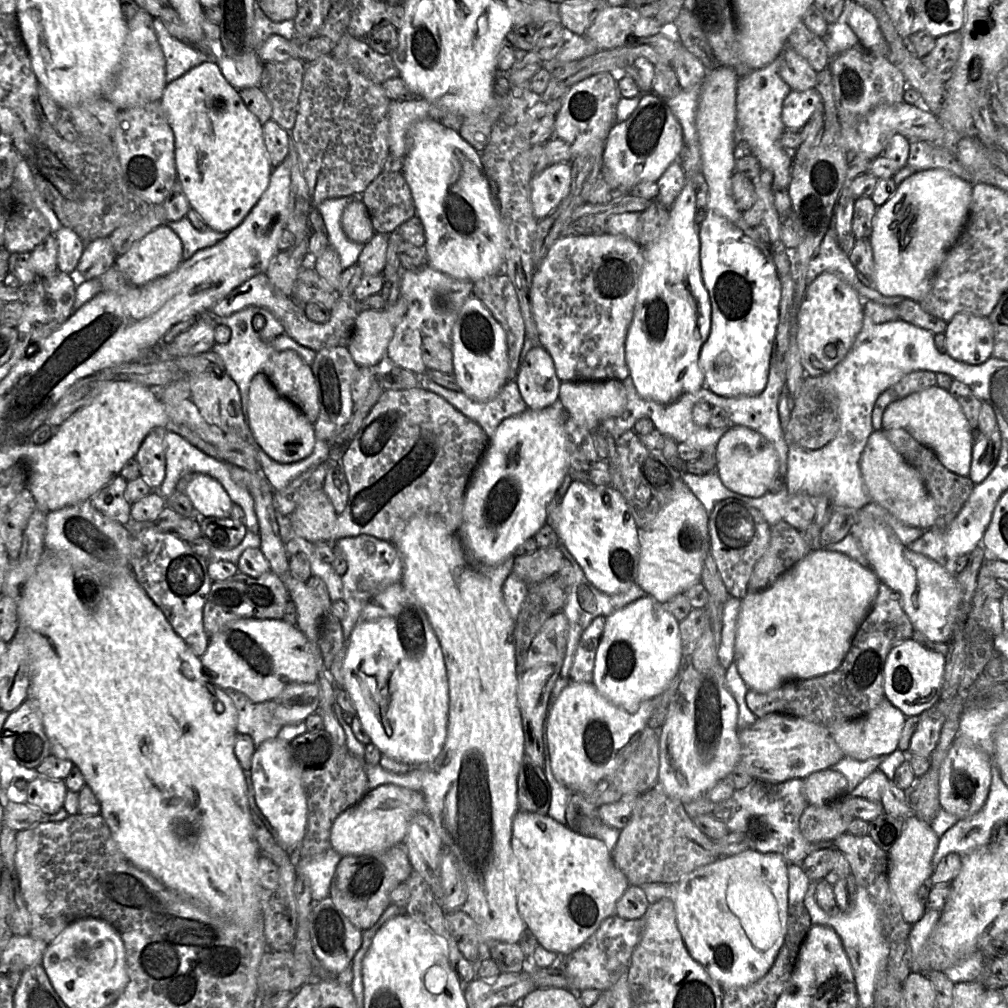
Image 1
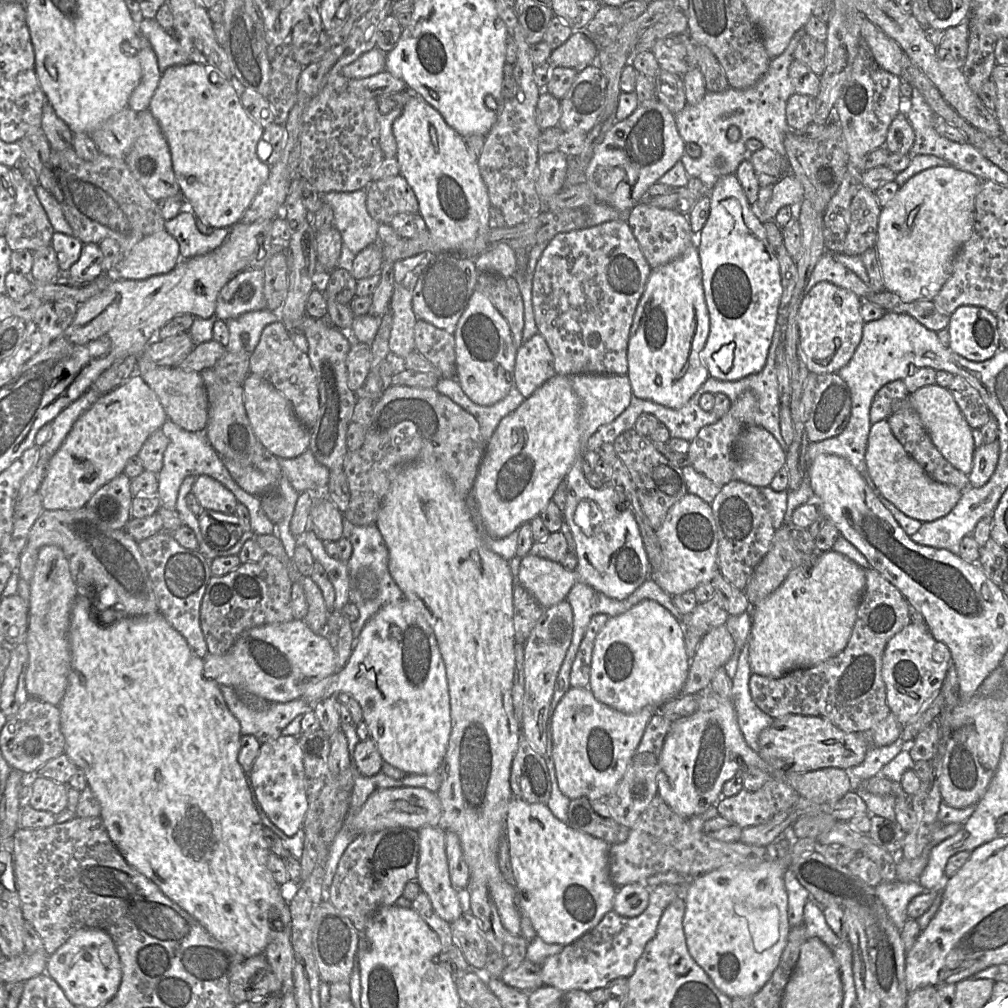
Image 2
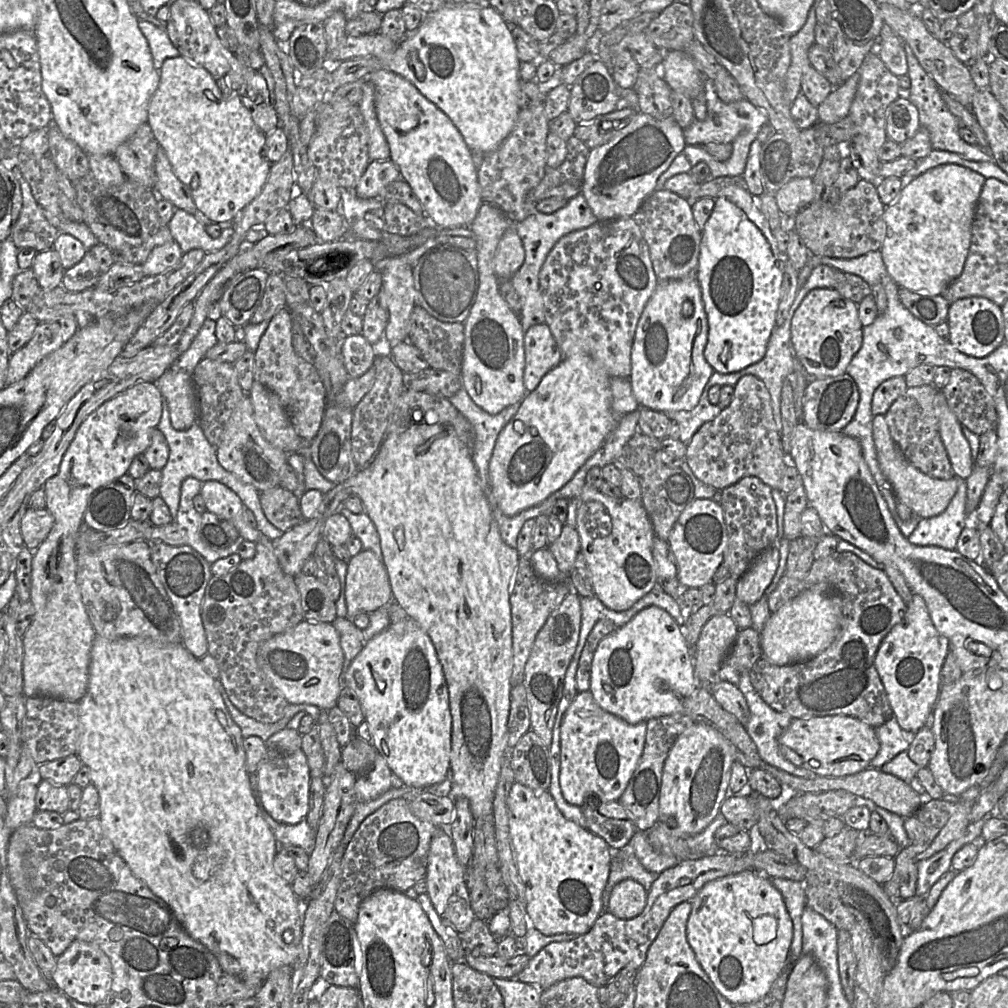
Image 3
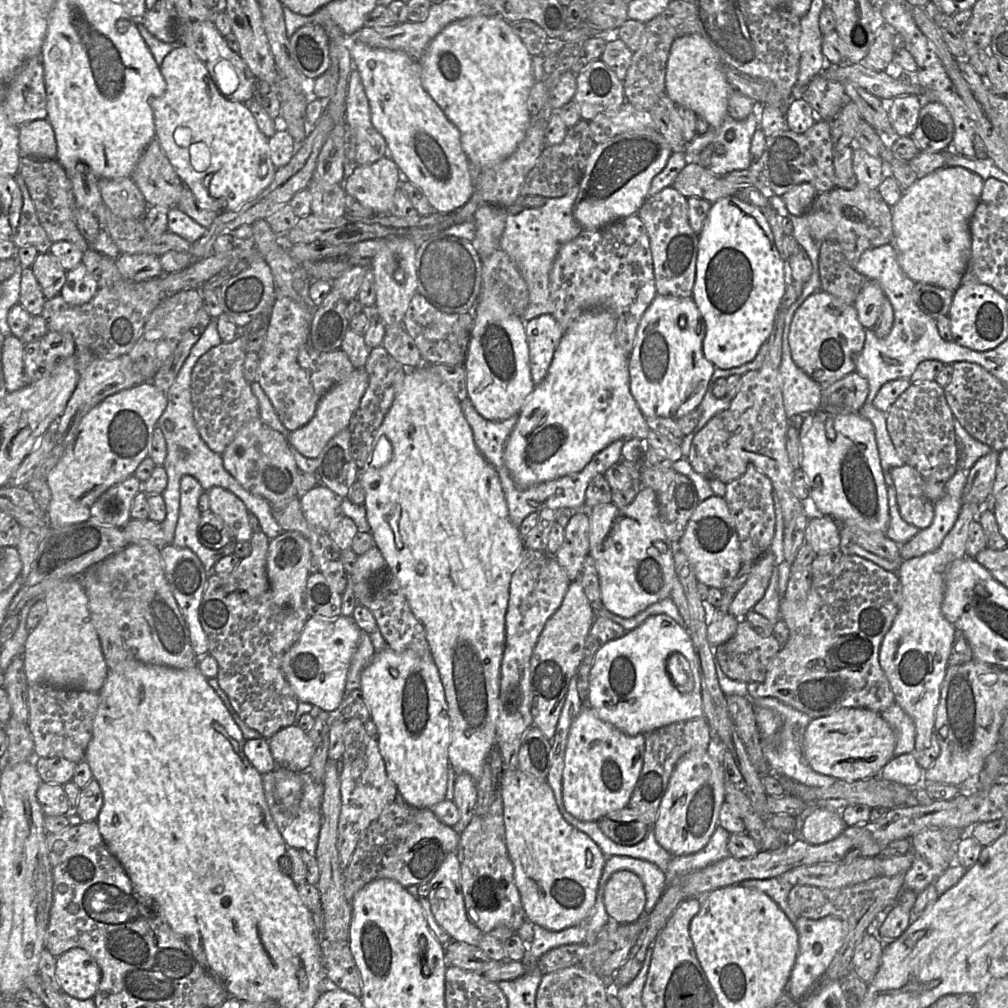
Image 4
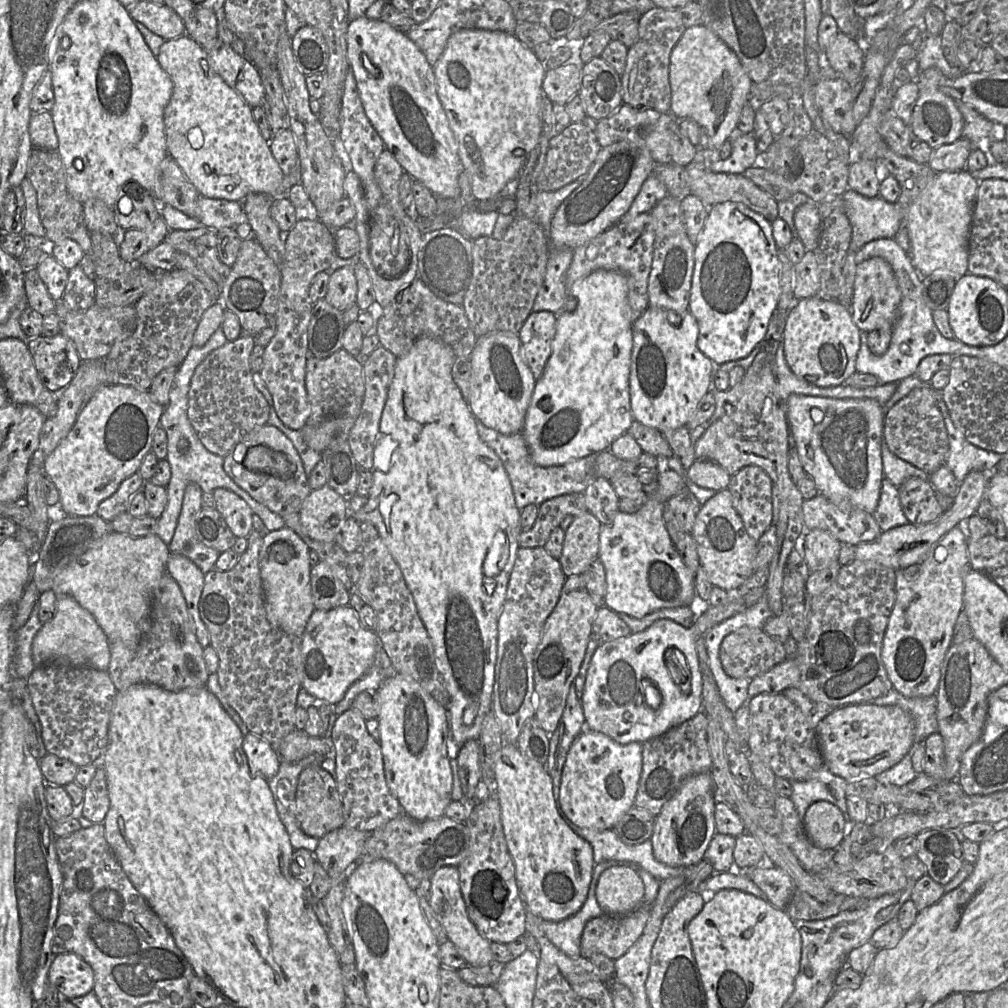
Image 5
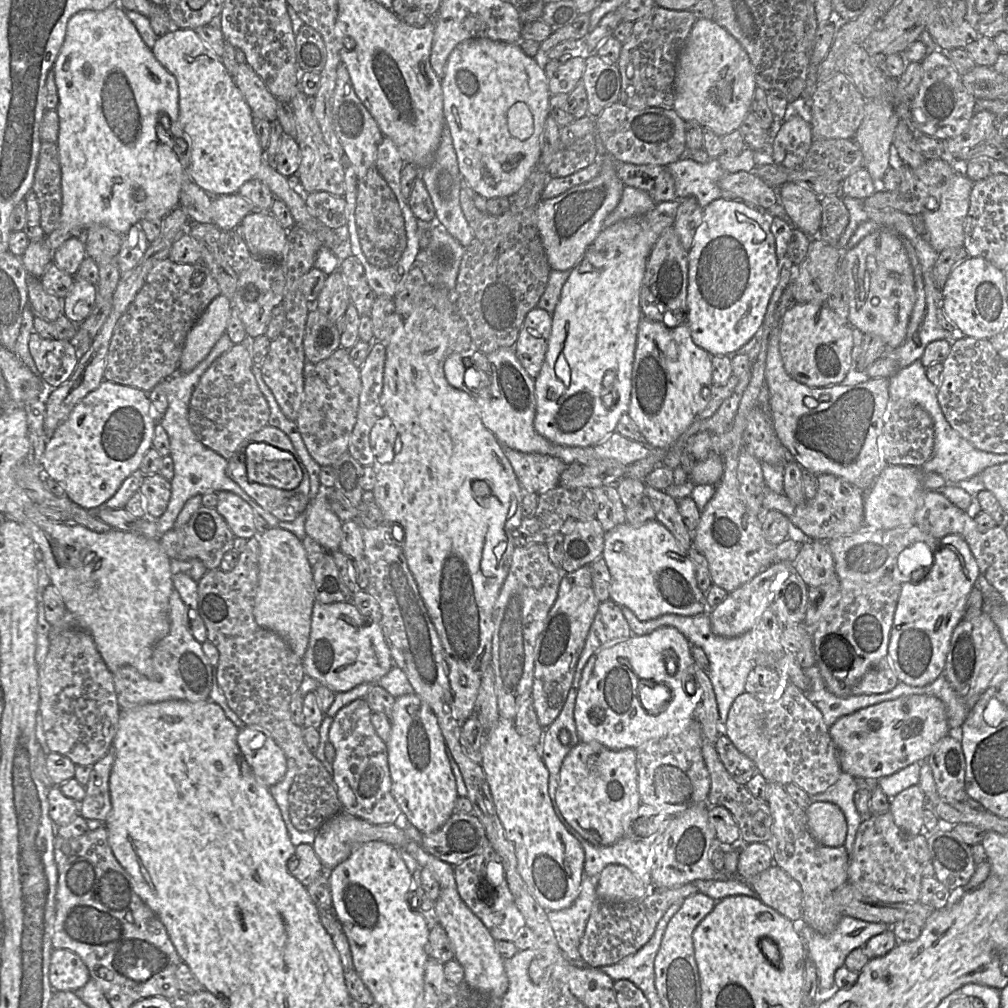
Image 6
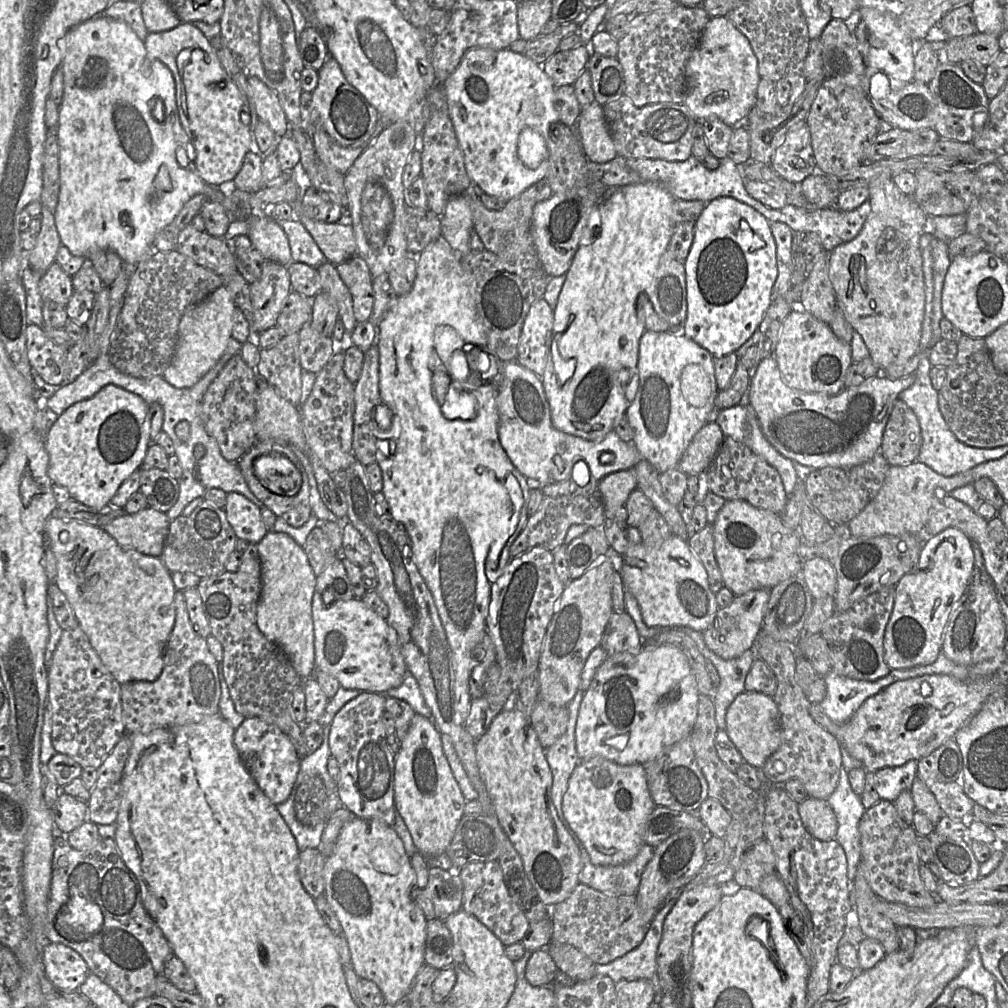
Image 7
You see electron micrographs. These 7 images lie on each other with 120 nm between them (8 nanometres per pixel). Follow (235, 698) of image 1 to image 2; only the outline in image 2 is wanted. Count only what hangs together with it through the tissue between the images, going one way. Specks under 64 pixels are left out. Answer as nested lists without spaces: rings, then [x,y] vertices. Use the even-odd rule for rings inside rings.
[[[218,686],[228,709],[240,723],[241,736],[253,735],[260,744],[277,739],[296,716],[313,710],[313,705],[301,698],[286,703],[270,702],[266,710],[253,710],[239,698],[233,688]]]

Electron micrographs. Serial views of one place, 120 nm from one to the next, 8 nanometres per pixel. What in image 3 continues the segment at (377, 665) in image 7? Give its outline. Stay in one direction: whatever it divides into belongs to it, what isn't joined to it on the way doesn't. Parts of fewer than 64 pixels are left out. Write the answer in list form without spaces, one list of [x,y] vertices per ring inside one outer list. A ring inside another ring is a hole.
[[[304,619],[295,627],[262,643],[258,649],[257,661],[270,683],[282,693],[288,703],[315,705],[322,711],[338,706],[338,697],[342,689],[344,653],[340,635],[331,623]]]

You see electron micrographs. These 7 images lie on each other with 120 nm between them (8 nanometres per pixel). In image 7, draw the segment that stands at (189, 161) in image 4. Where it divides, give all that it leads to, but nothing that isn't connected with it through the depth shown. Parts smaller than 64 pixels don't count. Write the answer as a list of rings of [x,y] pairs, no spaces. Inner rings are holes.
[[[182,22],[172,30],[148,33],[144,45],[148,58],[161,61],[172,72],[180,122],[196,150],[197,174],[211,186],[233,184],[246,153],[253,148],[253,134],[241,121],[242,100],[239,90],[222,68],[209,40],[196,26]],[[301,202],[289,204],[293,207],[293,216],[311,234],[327,261],[339,265],[357,255],[357,244],[351,225],[313,220],[303,214]]]

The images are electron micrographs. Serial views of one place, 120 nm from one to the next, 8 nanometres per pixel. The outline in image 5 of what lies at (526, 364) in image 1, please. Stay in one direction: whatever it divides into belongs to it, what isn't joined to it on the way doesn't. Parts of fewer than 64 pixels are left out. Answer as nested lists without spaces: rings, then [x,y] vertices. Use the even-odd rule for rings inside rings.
[[[550,311],[531,312],[518,333],[524,359],[536,380],[542,375],[551,355],[557,318]]]

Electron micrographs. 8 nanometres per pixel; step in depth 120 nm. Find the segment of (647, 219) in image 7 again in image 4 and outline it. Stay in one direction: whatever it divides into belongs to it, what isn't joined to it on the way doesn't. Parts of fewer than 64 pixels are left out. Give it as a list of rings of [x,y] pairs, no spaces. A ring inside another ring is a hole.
[[[596,308],[581,313],[564,332],[546,377],[520,410],[505,446],[505,465],[519,486],[529,487],[579,472],[596,453],[616,440],[638,438],[645,443],[650,429],[630,392],[628,356],[617,343],[615,329],[614,314]]]

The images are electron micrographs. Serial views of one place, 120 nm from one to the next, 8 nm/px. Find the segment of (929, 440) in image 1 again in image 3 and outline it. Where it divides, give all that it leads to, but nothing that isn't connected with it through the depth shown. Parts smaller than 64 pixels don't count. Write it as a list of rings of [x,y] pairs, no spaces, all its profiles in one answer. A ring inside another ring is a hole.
[[[942,391],[935,397],[935,408],[939,419],[939,431],[955,477],[966,480],[974,469],[970,445],[962,432],[962,425],[949,409]]]

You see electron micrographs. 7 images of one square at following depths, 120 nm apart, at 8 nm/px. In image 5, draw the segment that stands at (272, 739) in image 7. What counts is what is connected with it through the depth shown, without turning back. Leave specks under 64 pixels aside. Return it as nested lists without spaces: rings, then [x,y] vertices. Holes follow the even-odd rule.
[[[249,732],[243,736],[243,751],[250,768],[266,779],[274,777],[280,767],[281,758],[265,739]]]

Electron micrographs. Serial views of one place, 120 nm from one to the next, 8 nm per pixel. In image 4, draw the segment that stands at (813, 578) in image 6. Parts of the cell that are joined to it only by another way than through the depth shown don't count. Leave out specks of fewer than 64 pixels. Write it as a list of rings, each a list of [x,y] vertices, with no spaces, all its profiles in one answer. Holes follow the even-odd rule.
[[[829,516],[808,519],[805,530],[805,542],[817,555],[823,555],[835,548],[840,548],[841,527]]]

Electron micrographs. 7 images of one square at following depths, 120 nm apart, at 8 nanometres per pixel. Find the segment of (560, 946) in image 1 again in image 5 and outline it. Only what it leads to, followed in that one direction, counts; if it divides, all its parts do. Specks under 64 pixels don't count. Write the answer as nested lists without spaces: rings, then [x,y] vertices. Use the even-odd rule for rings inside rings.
[[[516,744],[502,745],[496,754],[494,775],[494,792],[500,804],[503,832],[526,909],[546,921],[561,921],[573,915],[581,908],[588,894],[595,865],[592,846],[576,834],[558,813],[552,779],[546,767],[525,758]]]

